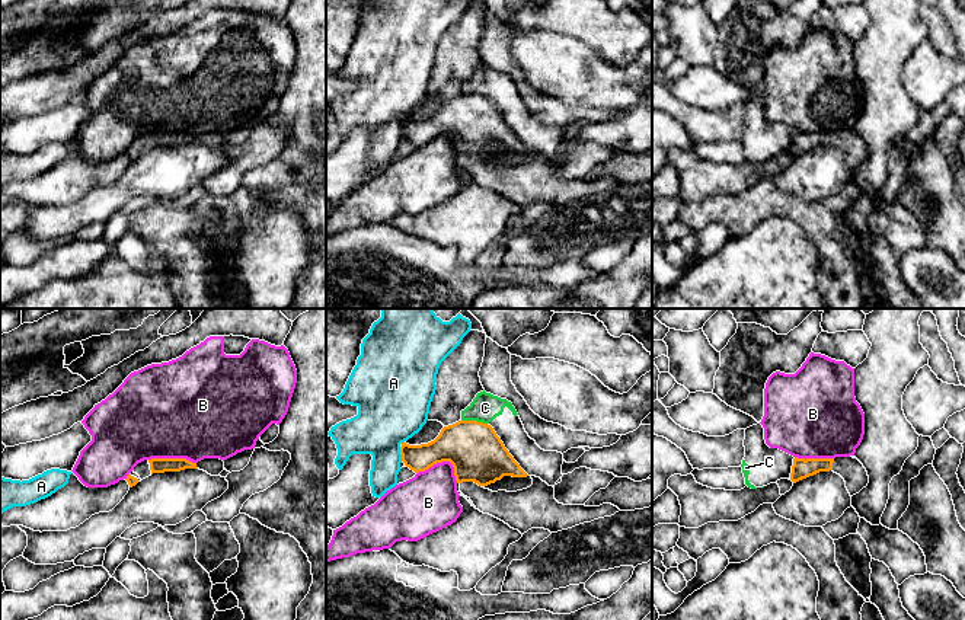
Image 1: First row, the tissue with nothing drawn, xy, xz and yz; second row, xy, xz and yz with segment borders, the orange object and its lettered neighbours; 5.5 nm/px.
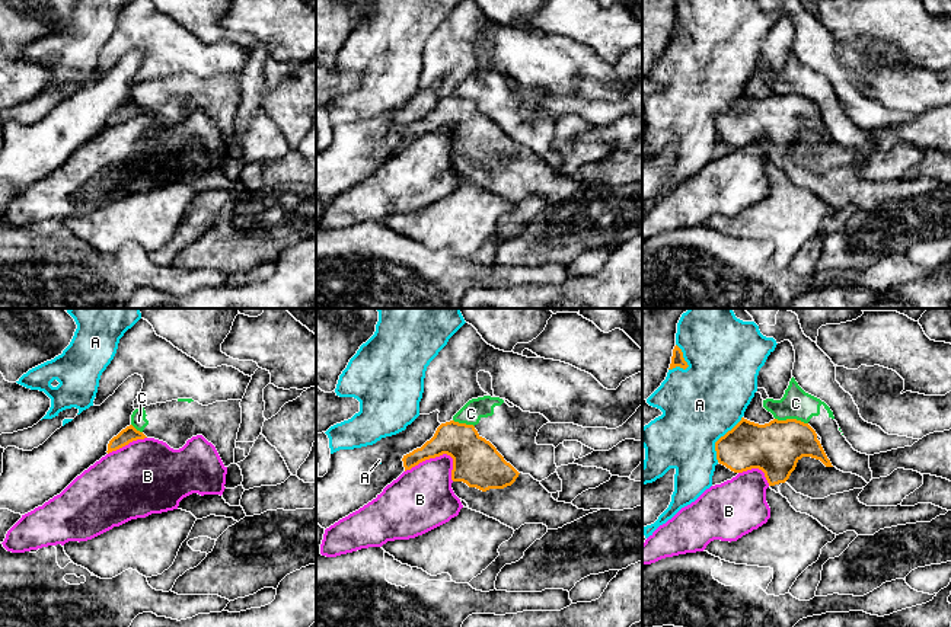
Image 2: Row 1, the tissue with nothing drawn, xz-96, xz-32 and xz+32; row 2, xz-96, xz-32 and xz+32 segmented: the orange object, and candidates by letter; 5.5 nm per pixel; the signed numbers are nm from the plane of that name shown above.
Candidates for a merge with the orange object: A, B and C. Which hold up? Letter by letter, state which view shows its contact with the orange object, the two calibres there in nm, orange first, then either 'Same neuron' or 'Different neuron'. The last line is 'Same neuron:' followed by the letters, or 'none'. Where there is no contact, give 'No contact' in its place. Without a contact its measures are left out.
A: Touches orange in xz. Thickness 150 nm (orange) against 380 nm. Different neuron
B: Touches orange in xz. Thickness 300 nm (orange) against 320 nm. Different neuron
C: Touches orange in xz. Thickness 300 nm (orange) against 160 nm. Different neuron
Same neuron: none

